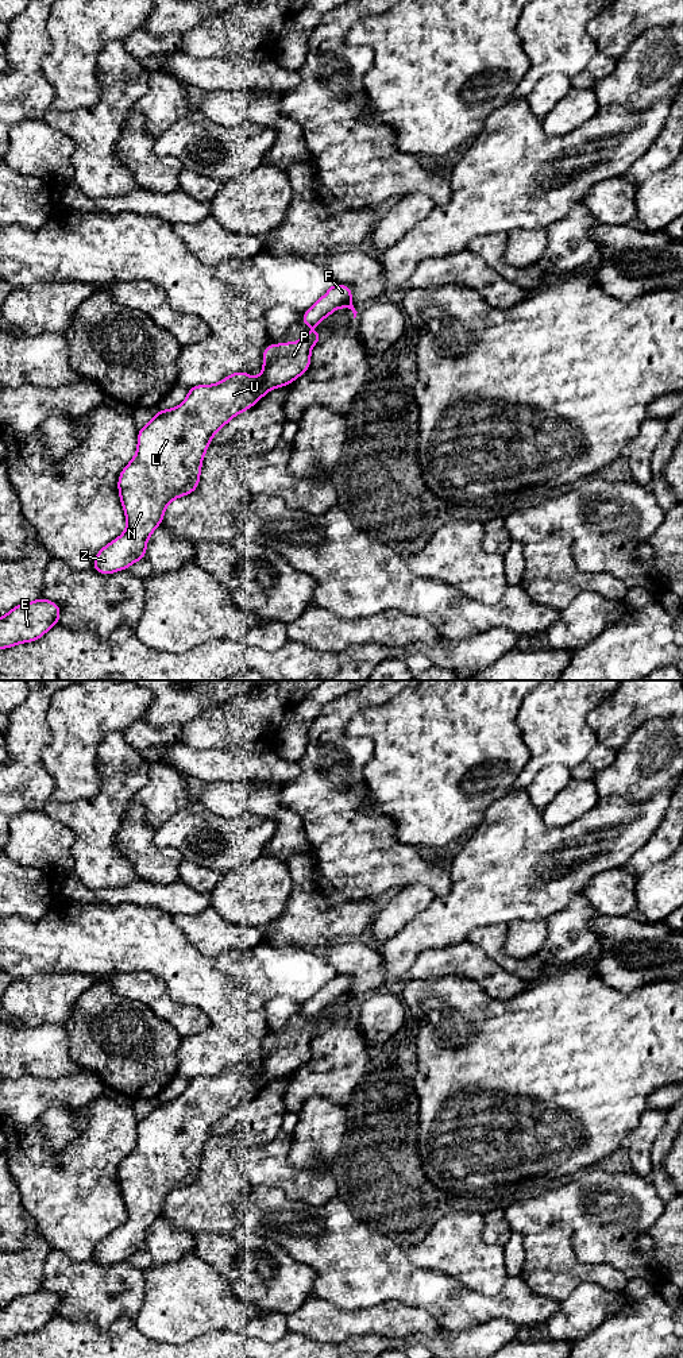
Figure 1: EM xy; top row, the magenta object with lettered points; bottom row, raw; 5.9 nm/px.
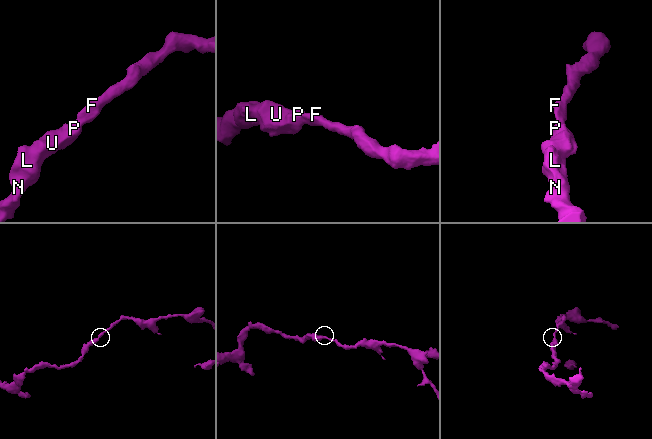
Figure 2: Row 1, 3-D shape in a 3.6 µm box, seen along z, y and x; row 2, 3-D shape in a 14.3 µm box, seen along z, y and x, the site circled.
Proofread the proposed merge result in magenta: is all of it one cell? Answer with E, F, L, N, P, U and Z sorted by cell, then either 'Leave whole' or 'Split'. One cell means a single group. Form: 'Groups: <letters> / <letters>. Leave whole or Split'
Groups: E F L N P U Z. Leave whole

